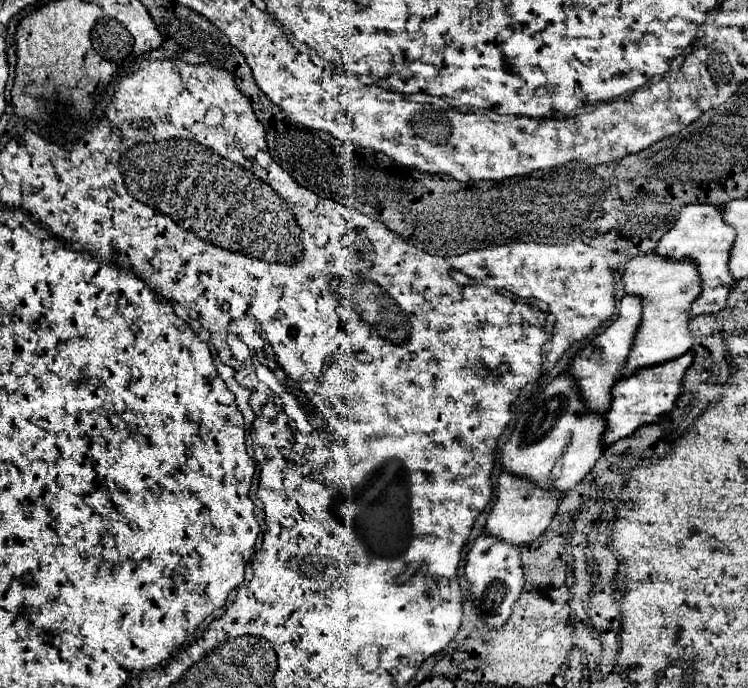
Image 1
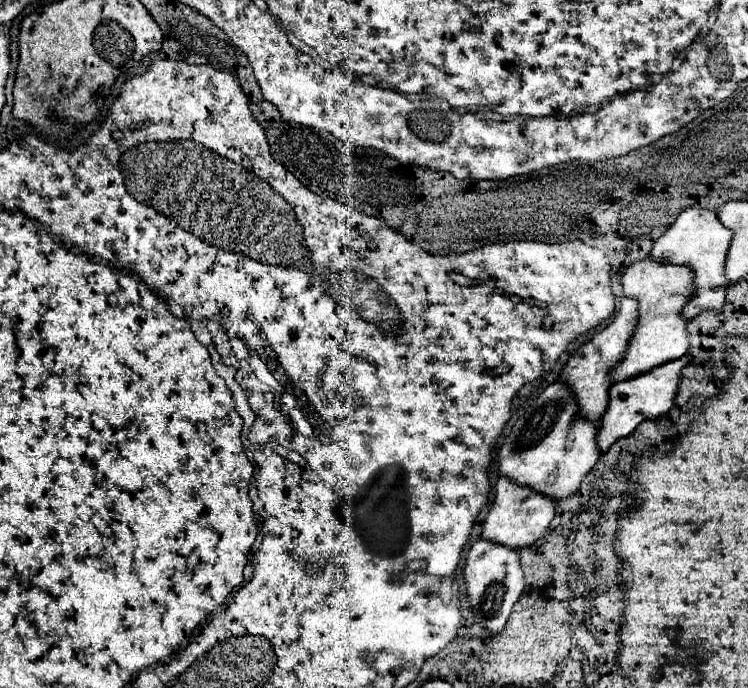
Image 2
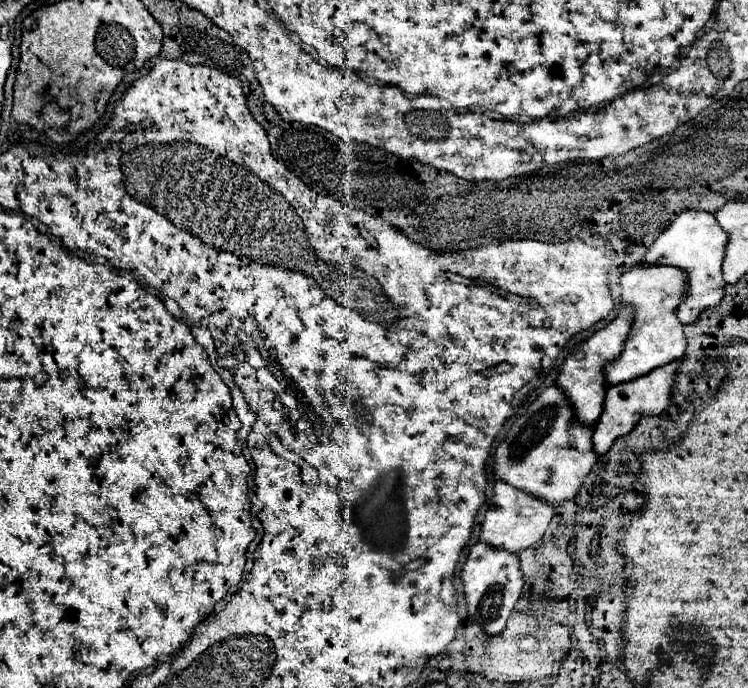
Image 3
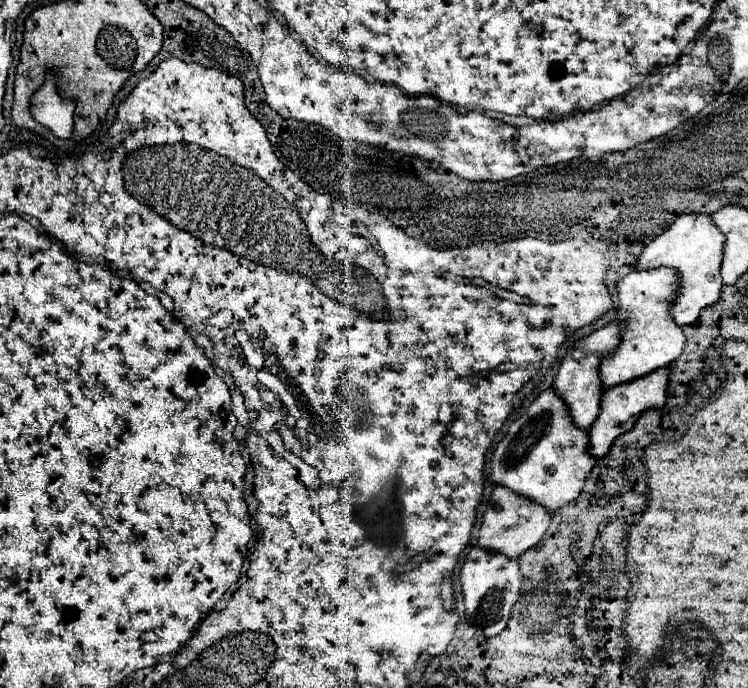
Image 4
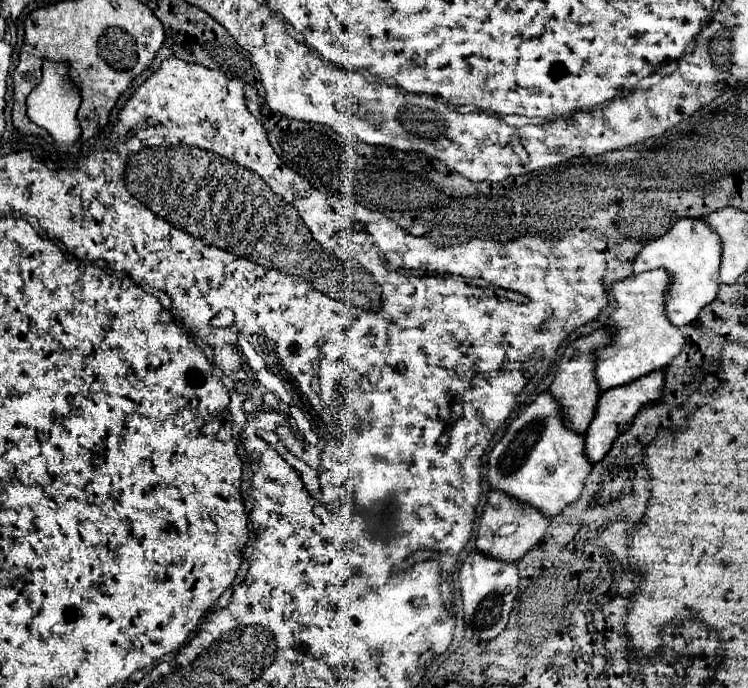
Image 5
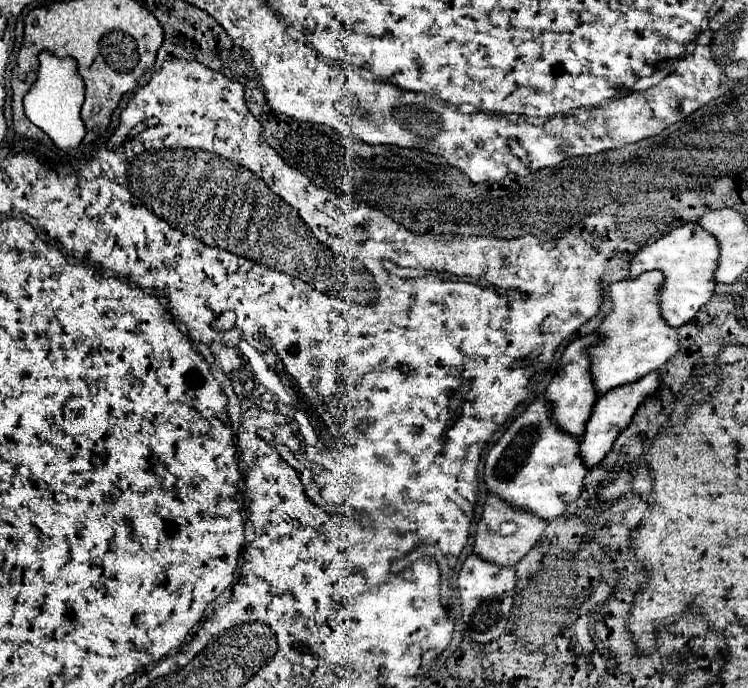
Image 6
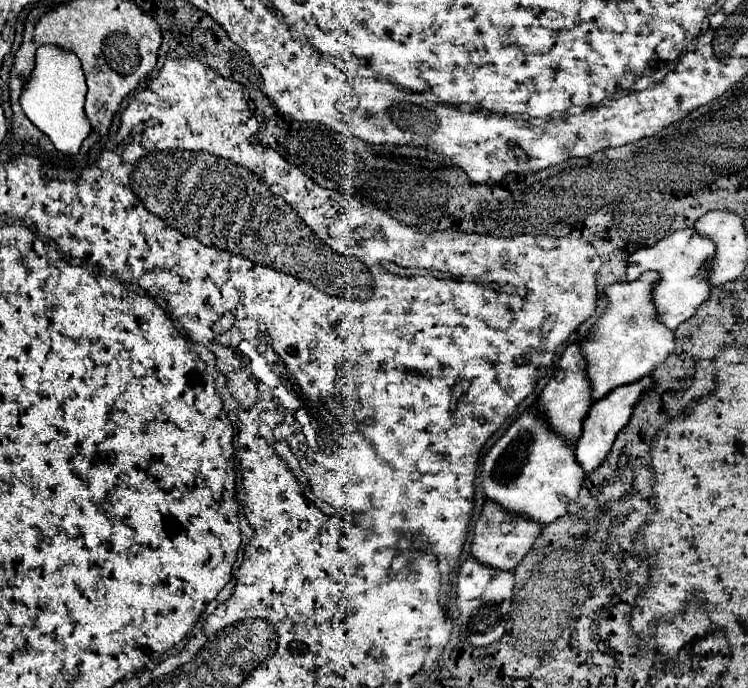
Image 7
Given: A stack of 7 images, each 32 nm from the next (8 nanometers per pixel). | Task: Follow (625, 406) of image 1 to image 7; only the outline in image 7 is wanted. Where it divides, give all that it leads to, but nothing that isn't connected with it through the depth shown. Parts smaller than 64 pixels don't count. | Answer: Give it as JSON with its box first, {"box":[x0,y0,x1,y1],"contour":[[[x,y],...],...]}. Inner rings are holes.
{"box":[574,376,652,476],"contour":[[[644,376],[638,382],[618,386],[608,396],[604,396],[602,400],[598,400],[598,402],[592,404],[592,408],[590,408],[590,412],[584,418],[584,424],[582,424],[582,436],[578,438],[578,442],[574,446],[574,458],[576,458],[576,462],[580,464],[580,468],[584,470],[586,476],[590,476],[604,462],[604,458],[608,456],[608,452],[610,452],[610,448],[612,448],[612,444],[616,440],[616,434],[628,424],[632,408],[638,402],[640,394],[644,390],[648,390],[650,386],[652,386],[652,380],[648,376]]]}

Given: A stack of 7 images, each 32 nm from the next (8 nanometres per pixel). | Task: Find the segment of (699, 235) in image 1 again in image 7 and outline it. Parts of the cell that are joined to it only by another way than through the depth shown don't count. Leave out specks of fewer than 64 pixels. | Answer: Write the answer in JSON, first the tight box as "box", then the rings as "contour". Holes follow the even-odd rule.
{"box":[624,228,714,330],"contour":[[[694,228],[678,230],[678,232],[662,238],[654,246],[632,252],[626,258],[628,268],[626,268],[624,282],[636,280],[644,272],[658,272],[660,280],[654,284],[654,292],[652,292],[652,300],[656,304],[656,314],[658,314],[658,320],[666,328],[676,330],[680,326],[680,322],[688,320],[710,294],[710,286],[708,286],[706,274],[704,274],[704,264],[712,256],[714,256],[714,244],[708,238],[698,236],[694,232]]]}

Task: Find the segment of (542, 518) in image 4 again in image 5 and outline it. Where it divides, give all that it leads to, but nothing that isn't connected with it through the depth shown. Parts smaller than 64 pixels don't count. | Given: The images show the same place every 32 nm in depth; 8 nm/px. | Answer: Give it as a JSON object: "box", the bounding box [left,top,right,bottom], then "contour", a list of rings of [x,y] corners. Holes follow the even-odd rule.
{"box":[476,490,550,562],"contour":[[[492,490],[488,496],[488,502],[486,502],[482,520],[480,520],[476,548],[480,548],[480,552],[488,552],[488,556],[496,556],[496,560],[518,562],[532,546],[536,546],[540,542],[548,524],[550,524],[550,518],[542,516],[538,510],[534,510],[526,504],[520,504],[498,490]],[[504,528],[508,528],[510,532],[504,532]]]}

